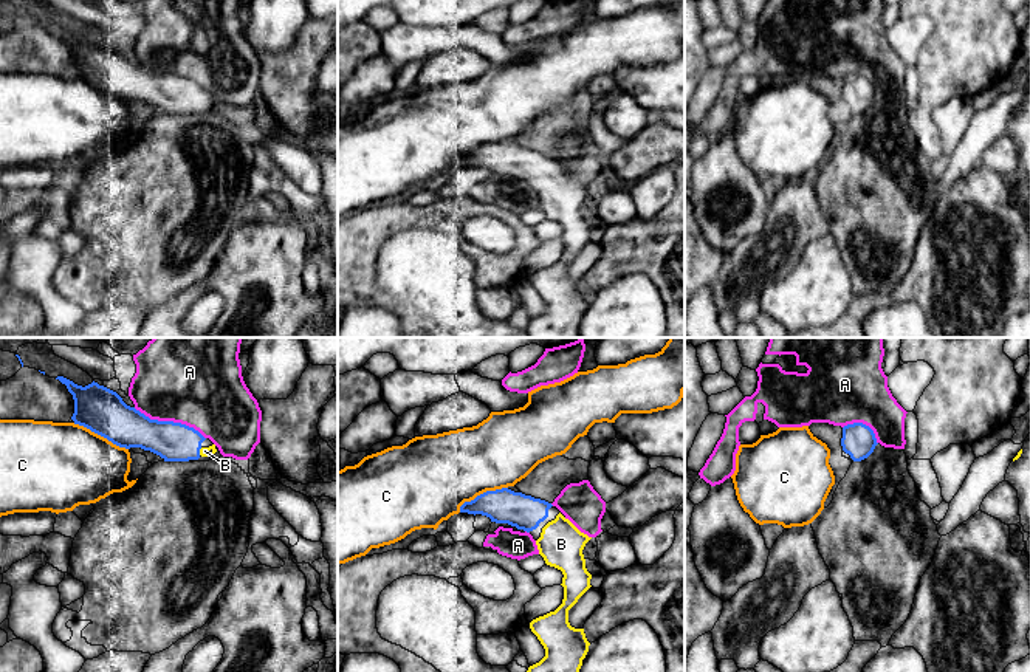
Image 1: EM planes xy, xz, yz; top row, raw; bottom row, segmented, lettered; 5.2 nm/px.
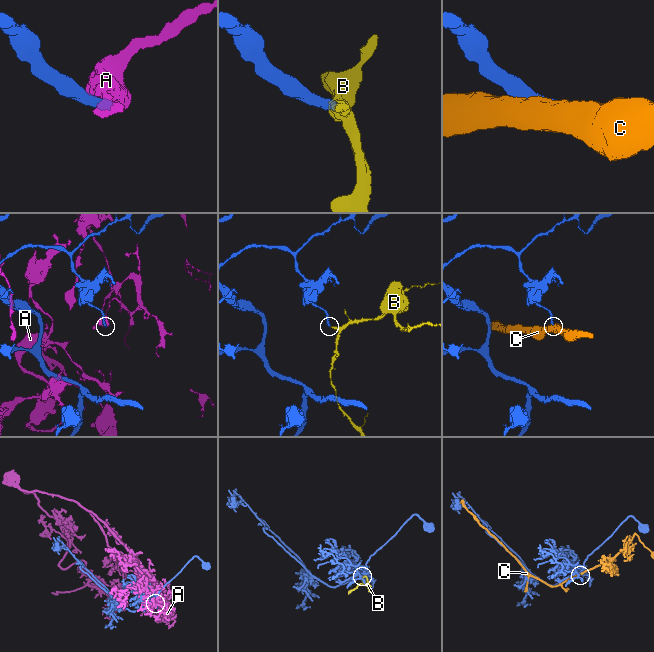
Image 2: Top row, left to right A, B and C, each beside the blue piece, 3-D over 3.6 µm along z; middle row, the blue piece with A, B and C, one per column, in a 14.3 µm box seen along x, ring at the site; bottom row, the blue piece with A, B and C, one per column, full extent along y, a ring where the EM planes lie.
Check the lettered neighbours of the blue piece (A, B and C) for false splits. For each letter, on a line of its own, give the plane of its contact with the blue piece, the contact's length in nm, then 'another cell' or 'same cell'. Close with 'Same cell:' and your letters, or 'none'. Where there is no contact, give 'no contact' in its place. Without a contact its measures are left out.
A: xy | 400 nm | another cell
B: xy | 40 nm | same cell
C: xy | 320 nm | another cell
Same cell: B

